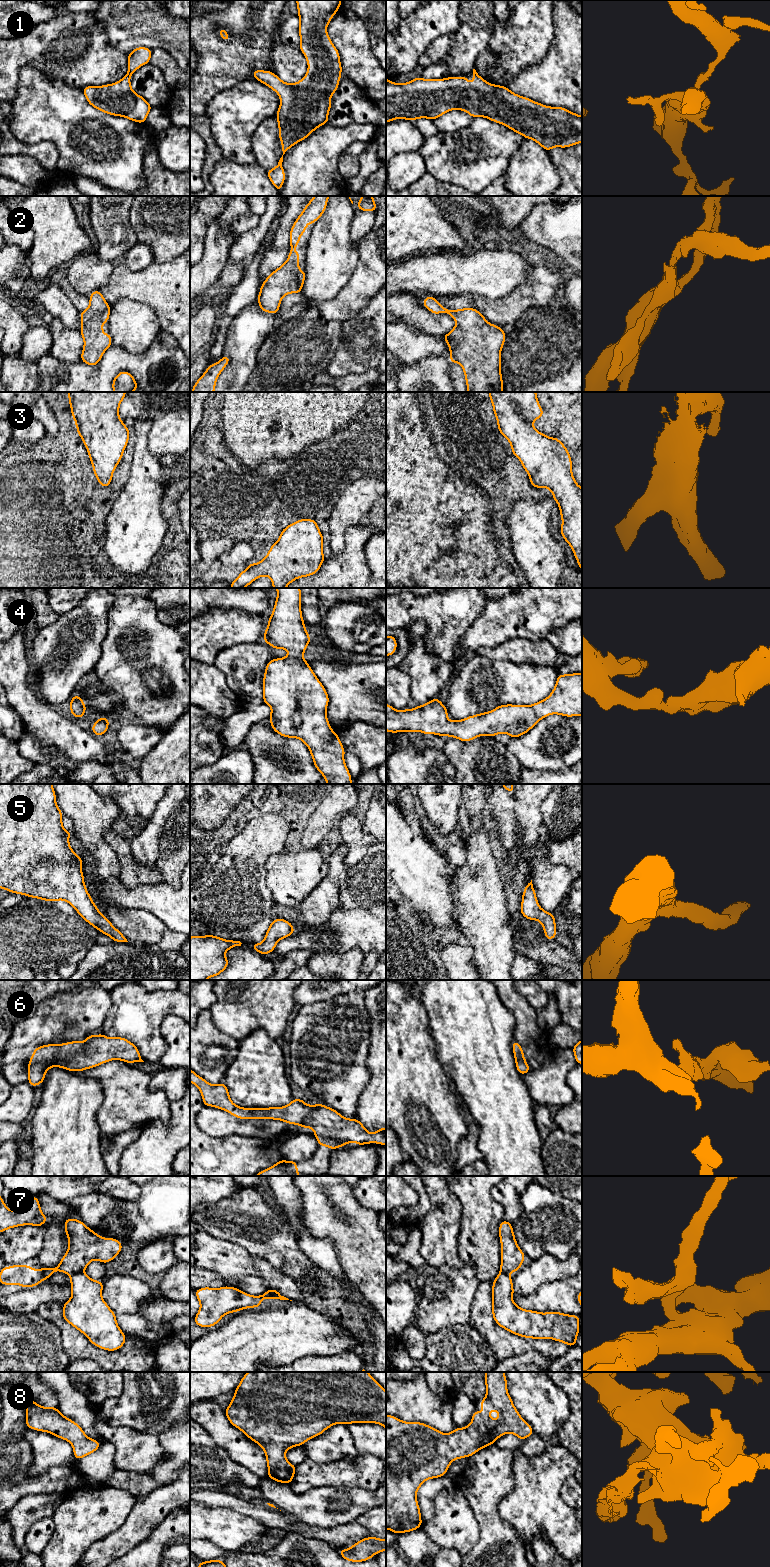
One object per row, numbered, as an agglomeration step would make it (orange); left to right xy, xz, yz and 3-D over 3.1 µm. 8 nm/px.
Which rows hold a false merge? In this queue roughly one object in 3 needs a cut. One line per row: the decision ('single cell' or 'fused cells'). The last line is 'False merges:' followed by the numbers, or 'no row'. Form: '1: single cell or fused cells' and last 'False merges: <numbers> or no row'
1: single cell
2: single cell
3: single cell
4: single cell
5: single cell
6: single cell
7: fused cells
8: single cell
False merges: 7

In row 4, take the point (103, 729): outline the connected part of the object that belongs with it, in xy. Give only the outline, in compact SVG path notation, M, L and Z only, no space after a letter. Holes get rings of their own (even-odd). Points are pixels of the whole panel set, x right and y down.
M105 717L99 718L98 720L95 721L94 725L91 727L91 731L98 737L105 734L108 730L109 720L110 719Z

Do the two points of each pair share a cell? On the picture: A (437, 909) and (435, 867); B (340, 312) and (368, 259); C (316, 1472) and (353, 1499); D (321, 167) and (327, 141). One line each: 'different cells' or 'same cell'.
A: same cell
B: same cell
C: different cells
D: same cell

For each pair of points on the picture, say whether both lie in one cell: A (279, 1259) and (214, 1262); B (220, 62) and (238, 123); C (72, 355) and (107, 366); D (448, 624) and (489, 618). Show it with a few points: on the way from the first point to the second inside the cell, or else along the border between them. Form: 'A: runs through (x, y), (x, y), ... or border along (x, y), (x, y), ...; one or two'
A: border along (245, 1249), (252, 1254), (266, 1259), (285, 1274); two
B: border along (249, 78), (217, 92), (208, 102); two
C: border along (57, 358), (70, 362), (80, 361); two
D: border along (486, 599), (484, 610), (460, 638); two

